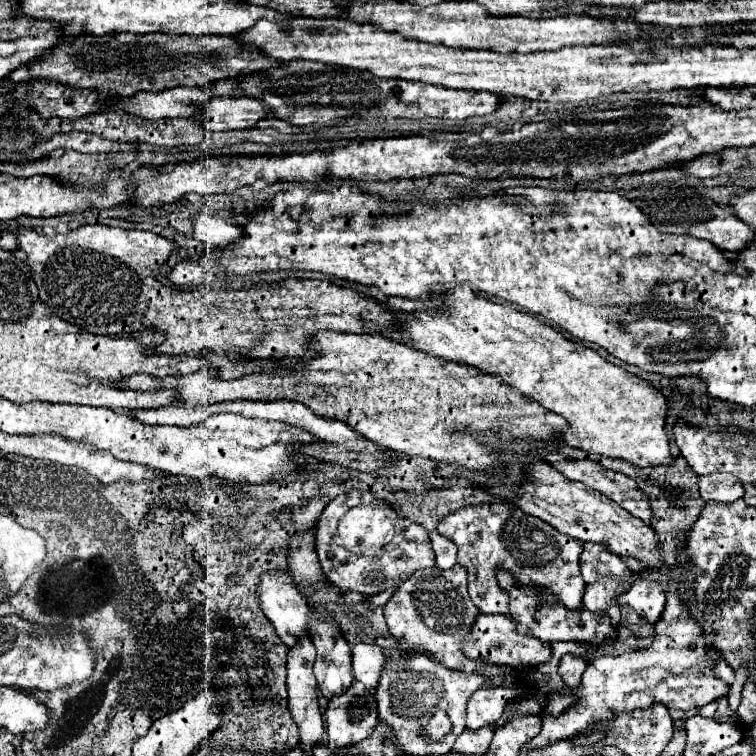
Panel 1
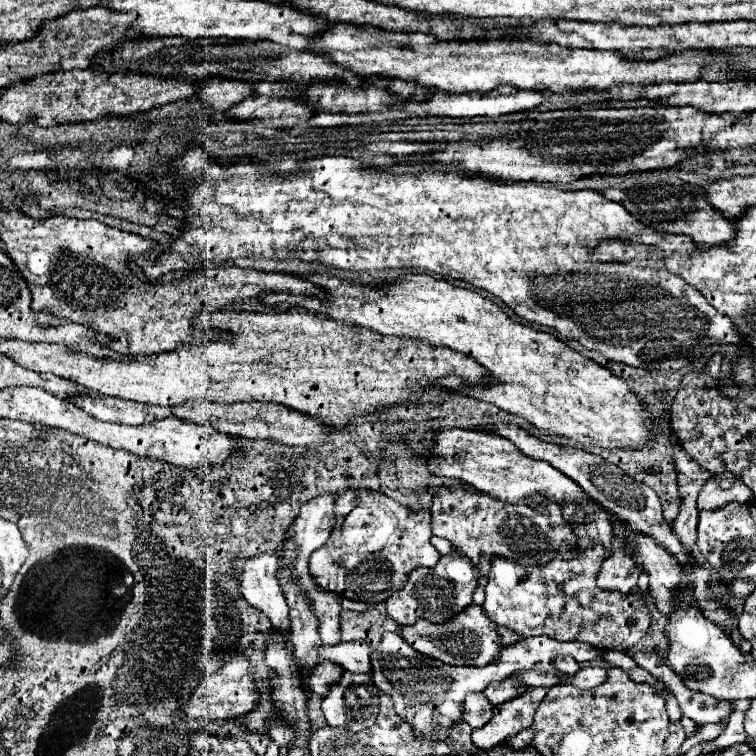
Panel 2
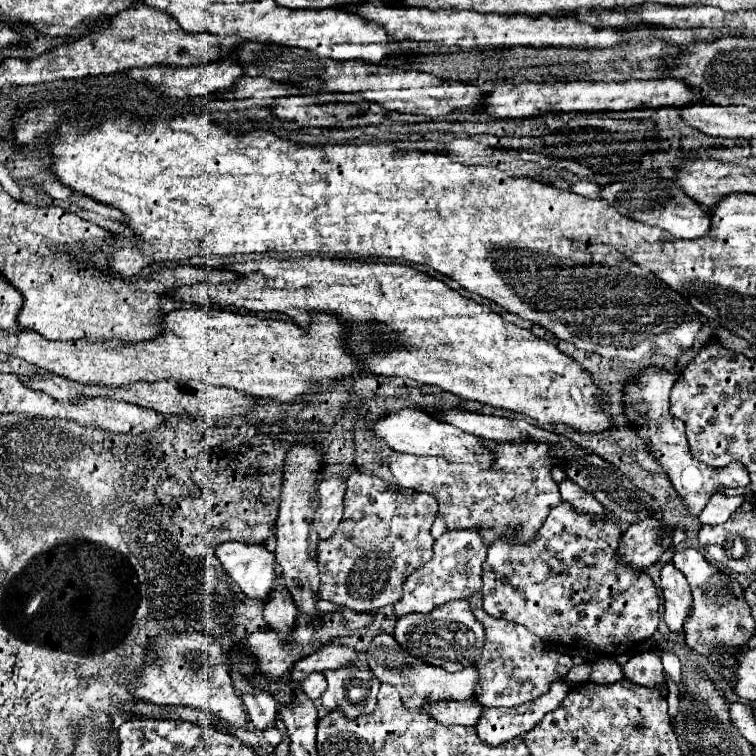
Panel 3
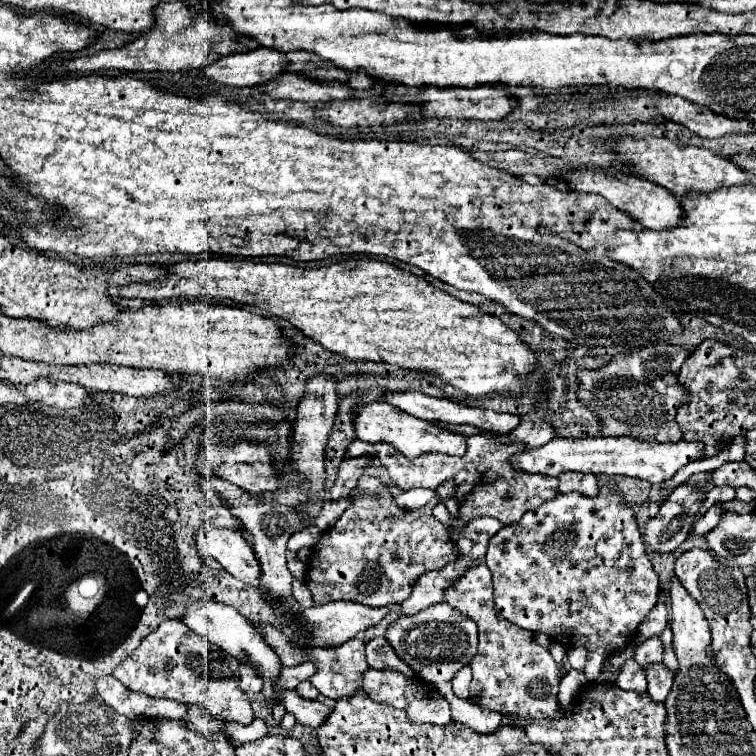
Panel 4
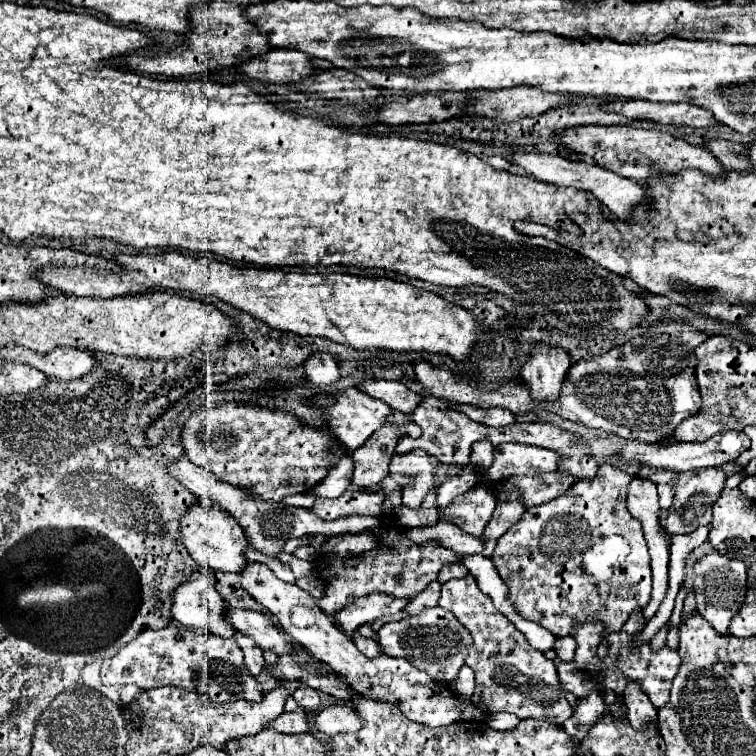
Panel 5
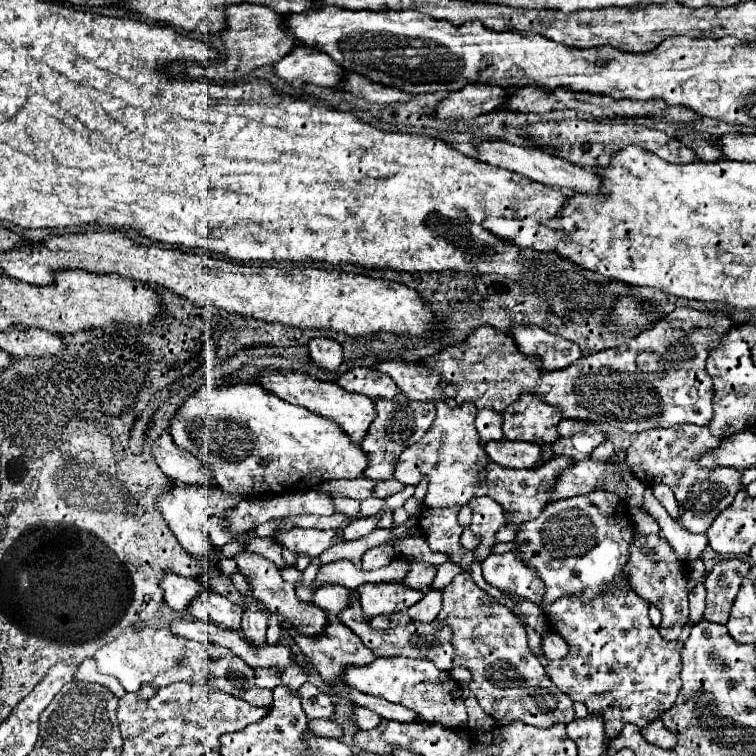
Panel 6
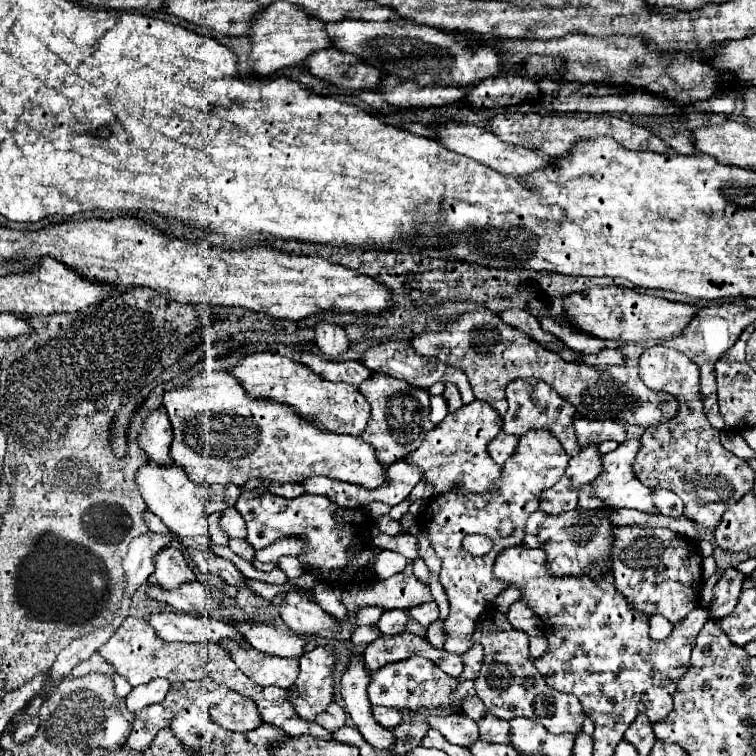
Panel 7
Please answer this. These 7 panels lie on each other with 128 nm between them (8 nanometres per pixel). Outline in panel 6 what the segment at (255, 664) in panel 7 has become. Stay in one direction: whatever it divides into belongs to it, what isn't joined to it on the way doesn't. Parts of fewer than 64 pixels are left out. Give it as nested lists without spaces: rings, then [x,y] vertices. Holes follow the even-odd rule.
[[[254,668],[254,682],[260,688],[274,690],[280,684],[280,670],[278,668]]]

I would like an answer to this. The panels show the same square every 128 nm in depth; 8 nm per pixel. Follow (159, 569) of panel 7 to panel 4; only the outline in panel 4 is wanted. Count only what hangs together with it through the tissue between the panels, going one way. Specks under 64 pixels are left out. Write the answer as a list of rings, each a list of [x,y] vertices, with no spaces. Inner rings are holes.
[[[200,598],[200,600],[186,606],[182,622],[190,630],[194,630],[202,636],[208,636],[208,640],[212,640],[212,644],[216,644],[220,650],[228,652],[230,656],[236,656],[242,662],[256,662],[260,672],[262,672],[262,678],[270,680],[272,684],[276,682],[276,676],[282,668],[280,660],[276,660],[276,652],[272,652],[272,648],[268,648],[268,644],[264,644],[264,640],[260,640],[256,626],[248,618],[238,614],[236,608],[226,606],[222,602],[216,602],[214,598]]]

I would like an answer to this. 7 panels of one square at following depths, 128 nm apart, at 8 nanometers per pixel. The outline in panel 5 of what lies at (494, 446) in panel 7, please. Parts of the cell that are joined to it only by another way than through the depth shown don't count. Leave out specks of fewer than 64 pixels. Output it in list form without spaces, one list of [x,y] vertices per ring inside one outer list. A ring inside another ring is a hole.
[[[498,444],[494,448],[494,464],[488,474],[492,480],[510,476],[536,476],[540,472],[558,470],[558,454],[528,444]]]

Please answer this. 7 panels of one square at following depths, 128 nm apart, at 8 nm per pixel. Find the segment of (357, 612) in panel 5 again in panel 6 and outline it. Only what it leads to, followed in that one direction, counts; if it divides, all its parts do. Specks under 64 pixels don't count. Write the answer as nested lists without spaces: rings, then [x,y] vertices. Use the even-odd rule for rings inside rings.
[[[378,582],[378,584],[364,584],[356,588],[360,596],[360,604],[368,618],[378,614],[394,614],[400,610],[408,610],[416,604],[424,592],[414,590],[400,582]]]

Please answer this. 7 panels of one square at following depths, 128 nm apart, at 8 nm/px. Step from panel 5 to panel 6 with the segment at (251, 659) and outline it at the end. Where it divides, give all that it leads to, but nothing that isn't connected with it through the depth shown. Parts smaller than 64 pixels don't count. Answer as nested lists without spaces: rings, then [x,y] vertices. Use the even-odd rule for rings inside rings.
[[[234,572],[232,582],[236,590],[244,596],[244,616],[242,616],[242,634],[254,644],[260,646],[266,642],[266,628],[268,628],[268,610],[262,606],[262,602],[252,596],[250,584],[246,584],[246,578],[240,572]]]

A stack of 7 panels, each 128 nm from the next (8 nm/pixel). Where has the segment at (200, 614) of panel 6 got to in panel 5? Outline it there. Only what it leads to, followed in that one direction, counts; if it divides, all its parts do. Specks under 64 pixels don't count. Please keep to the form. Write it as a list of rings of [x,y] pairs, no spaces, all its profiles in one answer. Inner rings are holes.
[[[226,606],[224,618],[236,632],[242,632],[244,636],[250,636],[252,640],[256,640],[262,646],[262,650],[272,650],[280,656],[280,654],[292,652],[296,648],[292,644],[286,644],[280,630],[262,612]]]

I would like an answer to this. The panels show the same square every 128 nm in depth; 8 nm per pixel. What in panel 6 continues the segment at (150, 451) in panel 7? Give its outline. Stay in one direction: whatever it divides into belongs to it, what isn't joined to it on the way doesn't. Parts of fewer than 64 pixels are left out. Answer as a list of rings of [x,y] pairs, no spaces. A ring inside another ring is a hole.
[[[168,432],[154,440],[152,456],[160,470],[178,484],[214,484],[200,468],[200,464],[196,464],[194,456],[188,456],[186,452],[180,452],[180,448],[174,446],[172,436]]]

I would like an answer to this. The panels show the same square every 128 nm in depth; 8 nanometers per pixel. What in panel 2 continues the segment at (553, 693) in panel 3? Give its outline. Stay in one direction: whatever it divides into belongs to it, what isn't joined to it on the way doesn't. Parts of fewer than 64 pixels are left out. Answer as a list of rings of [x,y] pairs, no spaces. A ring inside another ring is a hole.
[[[547,687],[531,688],[516,700],[510,700],[508,704],[500,704],[500,708],[494,708],[492,720],[484,728],[472,732],[472,742],[478,748],[488,750],[494,748],[496,744],[502,744],[506,738],[526,730],[532,724],[534,714],[548,689]]]

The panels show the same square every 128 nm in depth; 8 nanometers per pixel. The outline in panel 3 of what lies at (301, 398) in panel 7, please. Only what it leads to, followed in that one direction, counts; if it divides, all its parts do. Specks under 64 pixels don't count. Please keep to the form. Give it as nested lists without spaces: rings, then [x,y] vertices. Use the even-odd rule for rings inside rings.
[[[404,408],[398,412],[390,412],[374,422],[374,436],[382,438],[392,450],[418,454],[418,456],[442,456],[448,462],[456,464],[492,464],[492,452],[480,444],[478,436],[472,436],[452,424],[436,422],[430,414],[420,408]]]

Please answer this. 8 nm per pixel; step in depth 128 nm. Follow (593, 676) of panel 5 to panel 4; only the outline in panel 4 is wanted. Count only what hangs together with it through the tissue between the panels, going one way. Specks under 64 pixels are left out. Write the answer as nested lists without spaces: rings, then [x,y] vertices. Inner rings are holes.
[[[648,664],[644,668],[646,672],[646,678],[648,678],[648,696],[654,700],[654,702],[664,702],[670,688],[672,688],[672,680],[674,680],[674,674],[662,664]]]

